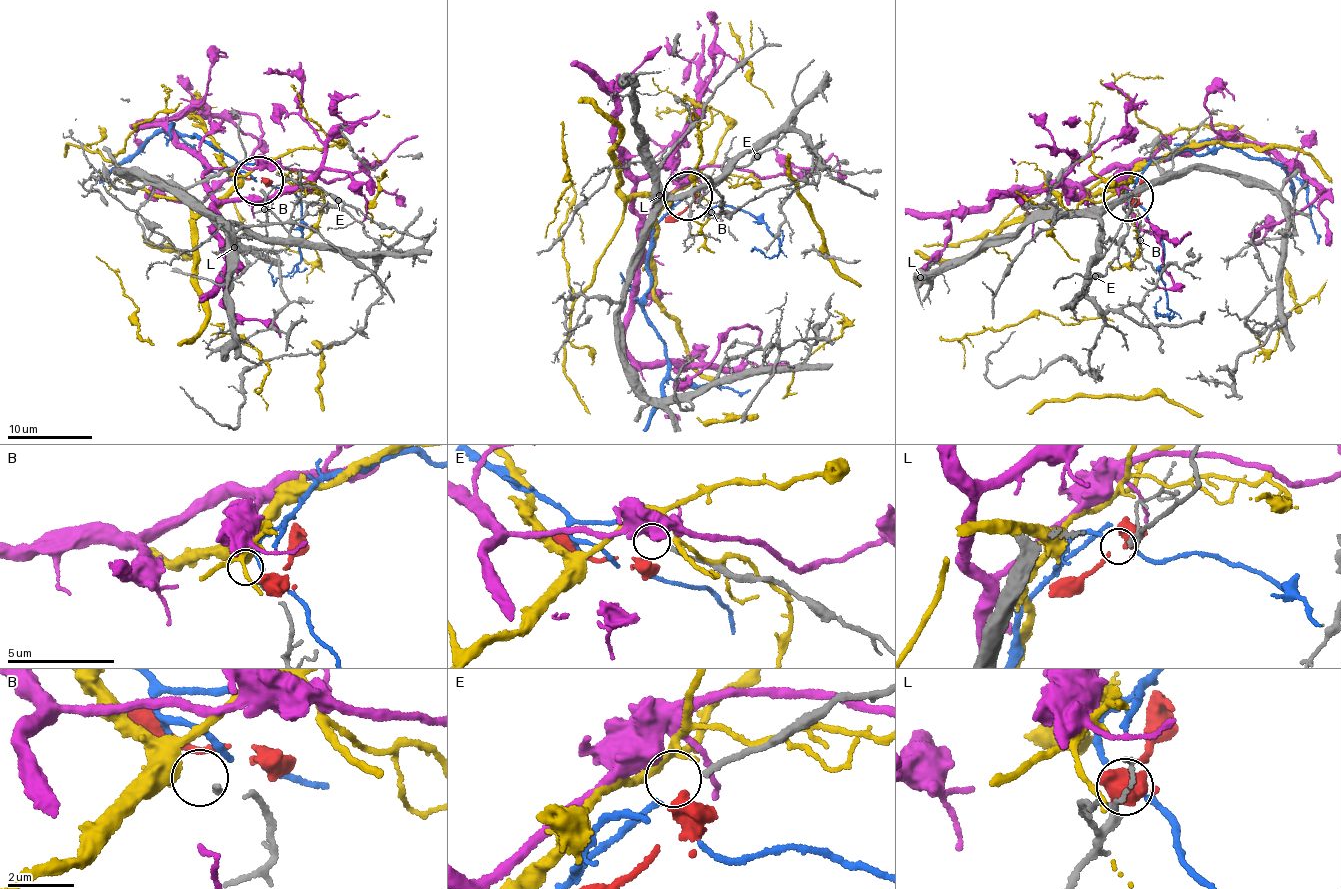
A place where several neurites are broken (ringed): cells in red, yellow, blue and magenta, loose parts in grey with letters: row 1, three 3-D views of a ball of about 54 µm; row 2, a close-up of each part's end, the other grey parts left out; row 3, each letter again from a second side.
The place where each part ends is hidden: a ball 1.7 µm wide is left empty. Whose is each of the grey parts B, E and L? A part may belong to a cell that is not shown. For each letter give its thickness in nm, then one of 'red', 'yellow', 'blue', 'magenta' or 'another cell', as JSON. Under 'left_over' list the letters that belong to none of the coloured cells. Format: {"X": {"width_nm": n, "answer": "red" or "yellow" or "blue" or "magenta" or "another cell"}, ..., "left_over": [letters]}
{"B": {"width_nm": 140, "answer": "yellow"}, "E": {"width_nm": 180, "answer": "blue"}, "L": {"width_nm": 200, "answer": "another cell"}, "left_over": ["L"]}

